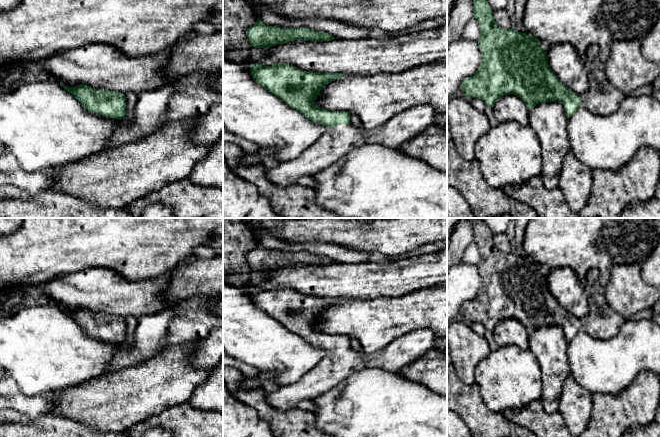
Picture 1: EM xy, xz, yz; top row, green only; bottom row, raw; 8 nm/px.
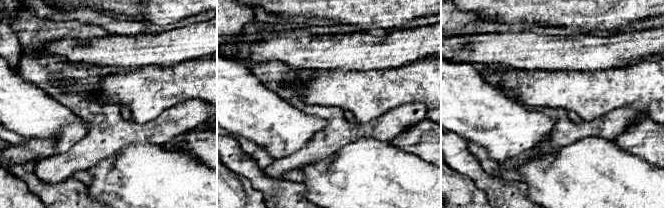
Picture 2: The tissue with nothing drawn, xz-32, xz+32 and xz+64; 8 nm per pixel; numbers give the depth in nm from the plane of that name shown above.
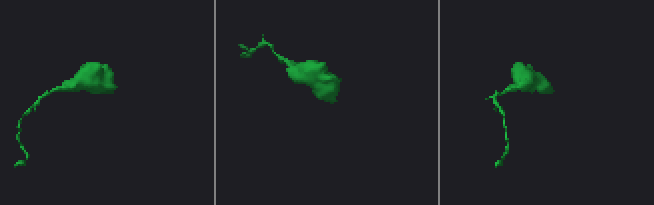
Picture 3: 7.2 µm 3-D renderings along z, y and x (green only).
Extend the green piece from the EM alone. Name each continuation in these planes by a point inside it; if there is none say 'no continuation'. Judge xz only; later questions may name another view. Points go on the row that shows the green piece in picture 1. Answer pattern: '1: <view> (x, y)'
1: xz (338, 141)

